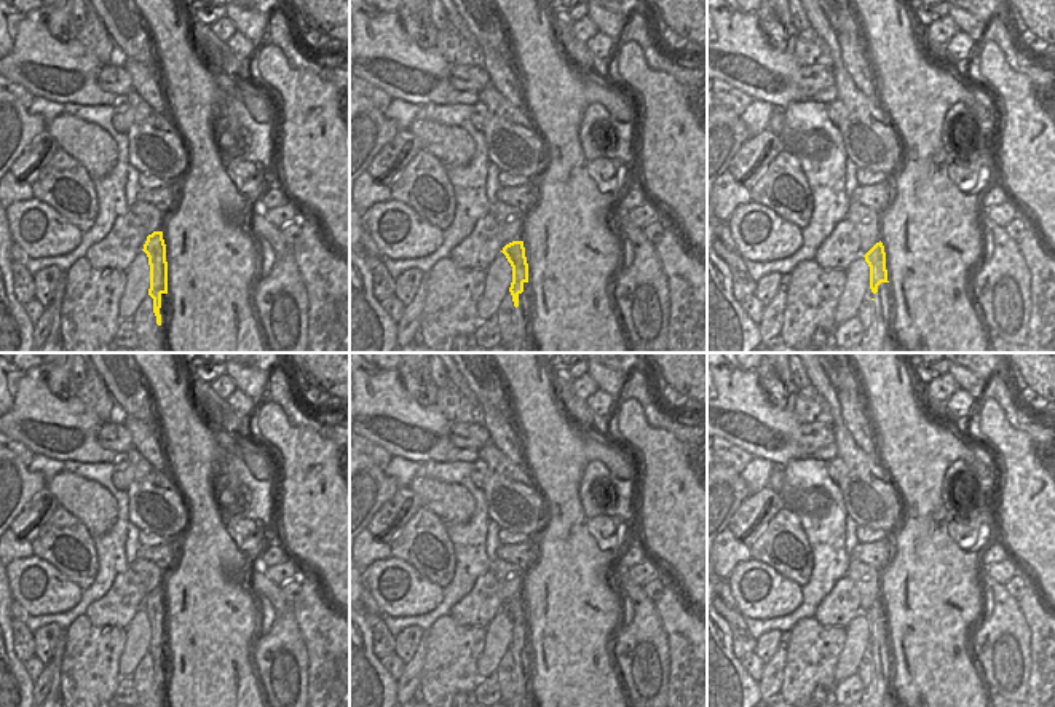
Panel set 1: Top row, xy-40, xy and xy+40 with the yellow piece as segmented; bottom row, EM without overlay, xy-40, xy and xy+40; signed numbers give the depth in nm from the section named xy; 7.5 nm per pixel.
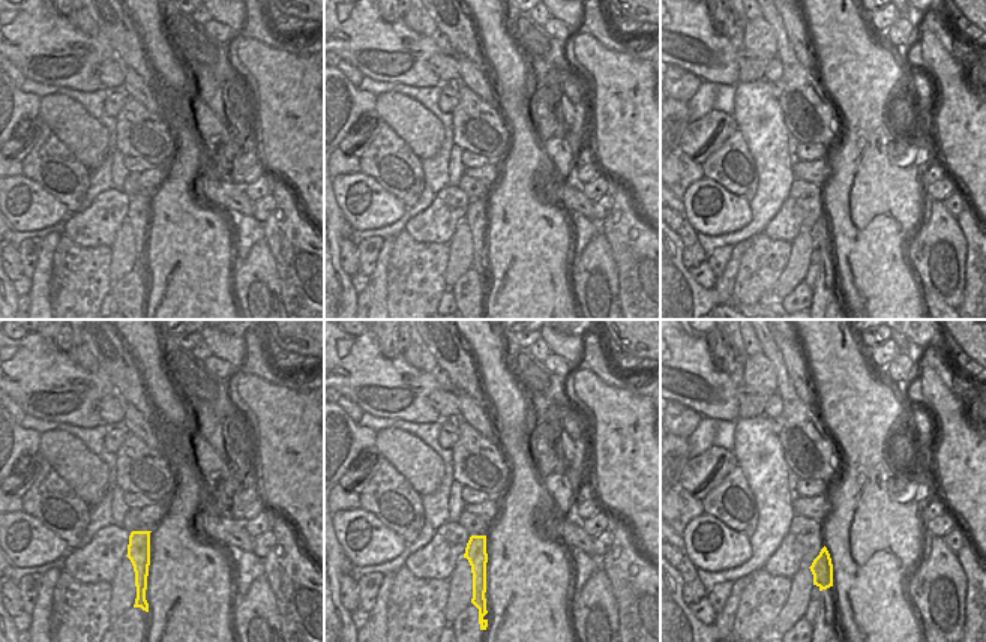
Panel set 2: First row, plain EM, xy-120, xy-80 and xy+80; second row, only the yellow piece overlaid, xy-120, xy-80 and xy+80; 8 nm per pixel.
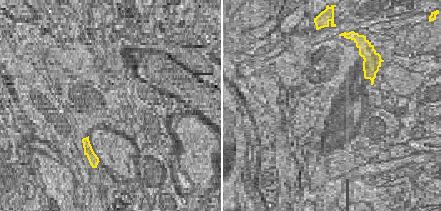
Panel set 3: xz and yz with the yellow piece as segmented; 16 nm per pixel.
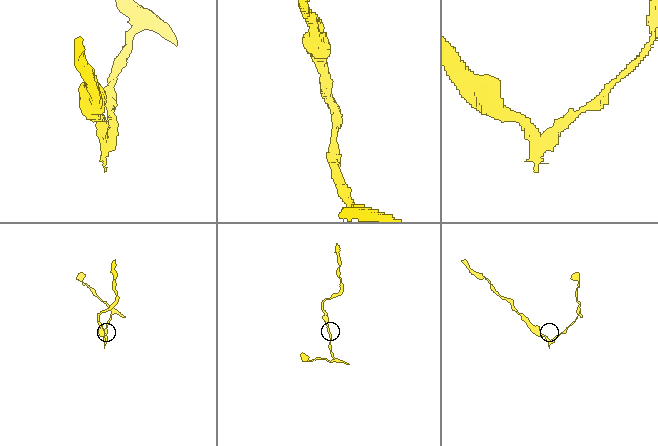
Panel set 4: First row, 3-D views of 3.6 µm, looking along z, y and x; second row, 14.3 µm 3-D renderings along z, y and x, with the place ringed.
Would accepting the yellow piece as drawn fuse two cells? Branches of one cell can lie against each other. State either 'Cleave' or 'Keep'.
Cleave.

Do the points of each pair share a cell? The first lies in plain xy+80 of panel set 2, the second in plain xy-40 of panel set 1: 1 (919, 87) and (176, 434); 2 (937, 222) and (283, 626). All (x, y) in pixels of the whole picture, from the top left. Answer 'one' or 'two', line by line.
1: one
2: one

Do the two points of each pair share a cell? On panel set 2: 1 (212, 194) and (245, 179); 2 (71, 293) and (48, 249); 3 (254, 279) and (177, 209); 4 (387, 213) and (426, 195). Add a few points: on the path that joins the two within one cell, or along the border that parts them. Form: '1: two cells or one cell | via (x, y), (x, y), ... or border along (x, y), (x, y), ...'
1: two cells | border along (233, 180), (242, 186)
2: two cells | border along (62, 236), (53, 255), (48, 291)
3: two cells | border along (233, 261), (231, 285), (234, 297)
4: two cells | border along (407, 209), (393, 222), (377, 228)

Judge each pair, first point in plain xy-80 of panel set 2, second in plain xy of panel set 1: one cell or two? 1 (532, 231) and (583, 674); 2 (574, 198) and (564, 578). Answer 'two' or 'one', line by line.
1: one
2: two

